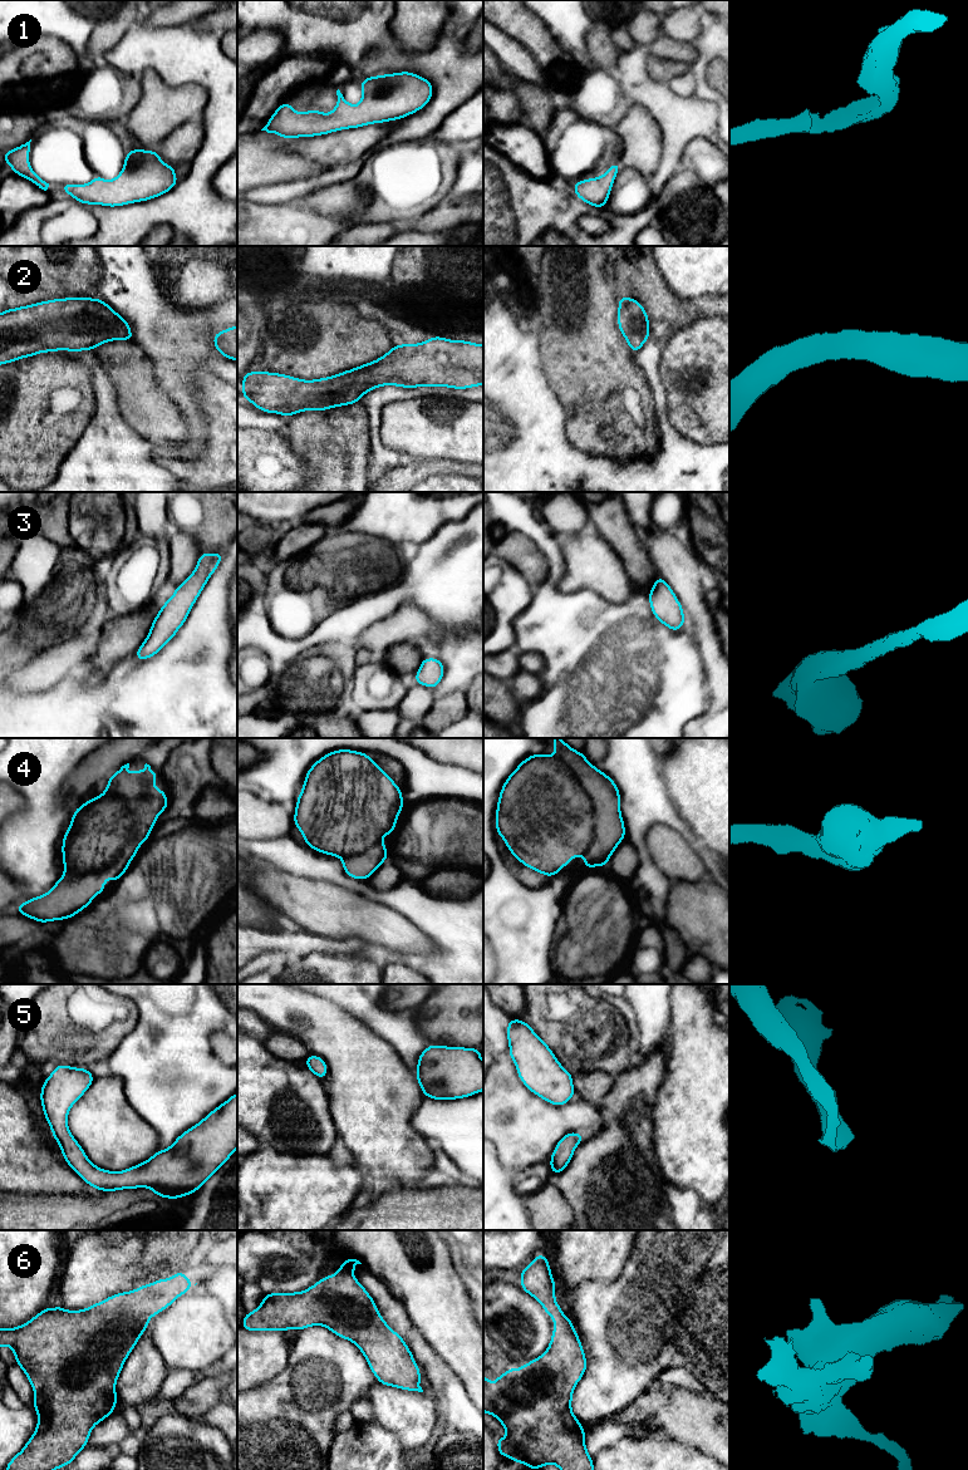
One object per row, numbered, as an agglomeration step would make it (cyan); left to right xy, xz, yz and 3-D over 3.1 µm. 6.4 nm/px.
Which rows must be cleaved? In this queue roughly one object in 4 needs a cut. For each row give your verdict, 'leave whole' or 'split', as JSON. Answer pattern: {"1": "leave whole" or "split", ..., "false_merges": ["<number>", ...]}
{"1": "leave whole", "2": "leave whole", "3": "leave whole", "4": "leave whole", "5": "leave whole", "6": "leave whole", "false_merges": []}

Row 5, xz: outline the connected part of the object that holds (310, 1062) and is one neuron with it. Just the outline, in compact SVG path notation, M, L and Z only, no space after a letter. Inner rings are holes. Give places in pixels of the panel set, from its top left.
M309 1054L304 1063L320 1080L328 1075L328 1065L319 1056Z

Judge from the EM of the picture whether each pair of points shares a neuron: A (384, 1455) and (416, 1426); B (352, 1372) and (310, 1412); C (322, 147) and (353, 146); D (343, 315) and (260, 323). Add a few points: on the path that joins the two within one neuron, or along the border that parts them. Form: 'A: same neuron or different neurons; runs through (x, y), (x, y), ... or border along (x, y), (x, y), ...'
A: different neurons; border along (374, 1424), (389, 1430), (404, 1450)
B: same neuron; runs through (342, 1381), (320, 1402)
C: same neuron; runs through (329, 147), (345, 146)
D: different neurons; border along (269, 315), (265, 323), (265, 333), (260, 338)

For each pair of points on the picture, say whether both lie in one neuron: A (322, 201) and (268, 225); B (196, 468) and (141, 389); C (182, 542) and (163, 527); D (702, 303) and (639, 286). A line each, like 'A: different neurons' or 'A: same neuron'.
A: different neurons
B: different neurons
C: different neurons
D: same neuron

